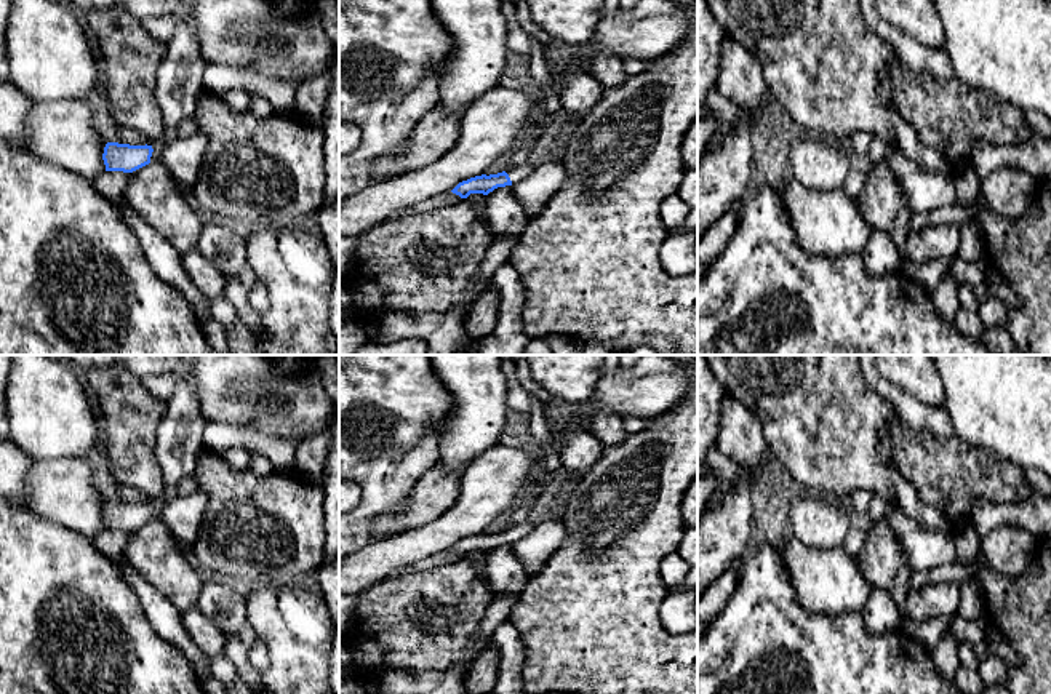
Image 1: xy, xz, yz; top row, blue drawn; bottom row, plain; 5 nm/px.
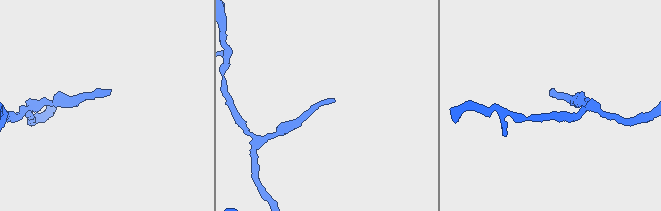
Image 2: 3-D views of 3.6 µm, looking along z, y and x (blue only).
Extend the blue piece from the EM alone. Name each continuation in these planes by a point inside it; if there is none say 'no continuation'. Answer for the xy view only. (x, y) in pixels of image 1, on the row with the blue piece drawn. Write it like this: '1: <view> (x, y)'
1: xy (170, 135)

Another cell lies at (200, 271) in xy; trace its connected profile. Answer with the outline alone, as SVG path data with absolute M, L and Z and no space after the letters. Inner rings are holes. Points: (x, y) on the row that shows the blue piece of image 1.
M198 249L181 253L181 265L190 281L208 299L224 299L224 273L221 273Z

